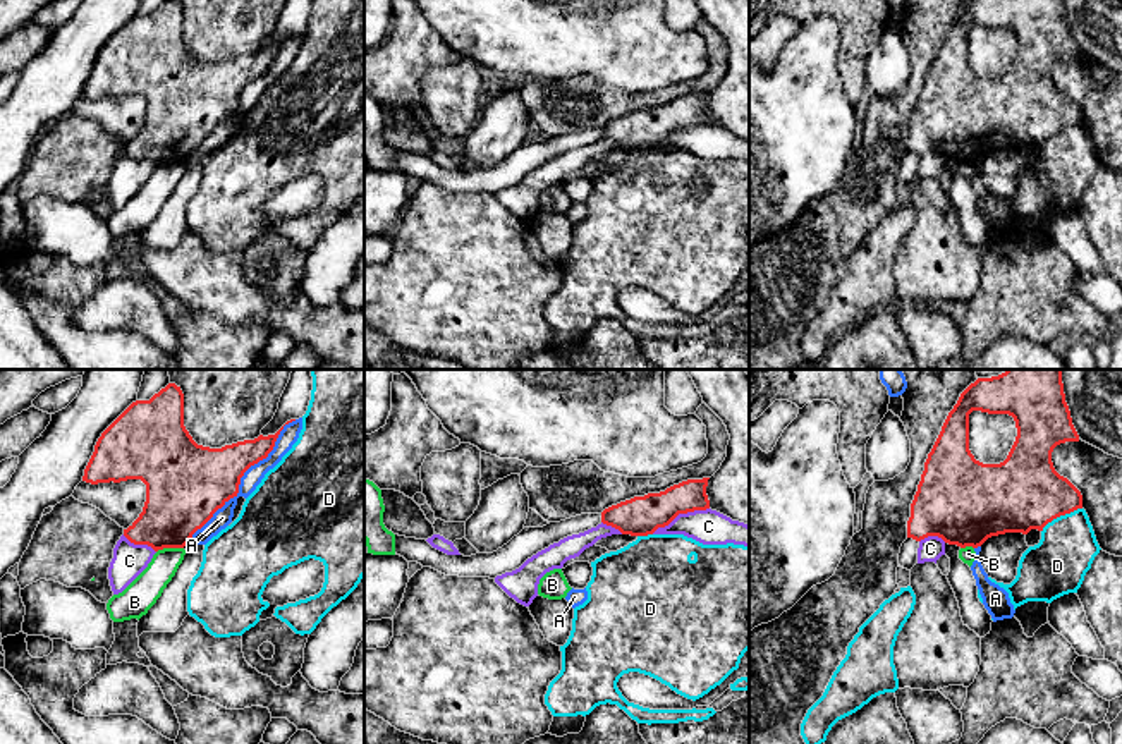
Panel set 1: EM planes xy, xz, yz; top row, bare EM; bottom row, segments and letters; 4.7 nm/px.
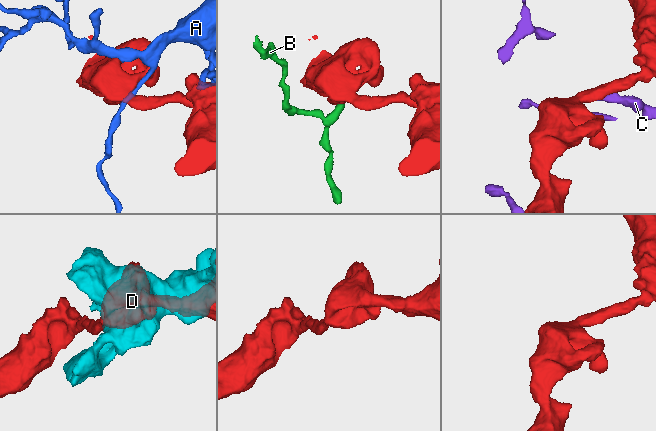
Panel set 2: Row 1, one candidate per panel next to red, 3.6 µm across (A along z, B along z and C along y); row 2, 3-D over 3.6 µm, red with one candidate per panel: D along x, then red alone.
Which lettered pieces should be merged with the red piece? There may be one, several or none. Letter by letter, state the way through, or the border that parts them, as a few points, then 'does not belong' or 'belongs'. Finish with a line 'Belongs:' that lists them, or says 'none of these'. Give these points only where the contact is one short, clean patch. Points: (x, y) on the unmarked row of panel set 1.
A: does not belong
B: along xy (182, 162), (164, 162), (157, 167) | does not belong
C: does not belong
D: does not belong
Belongs: none of these

